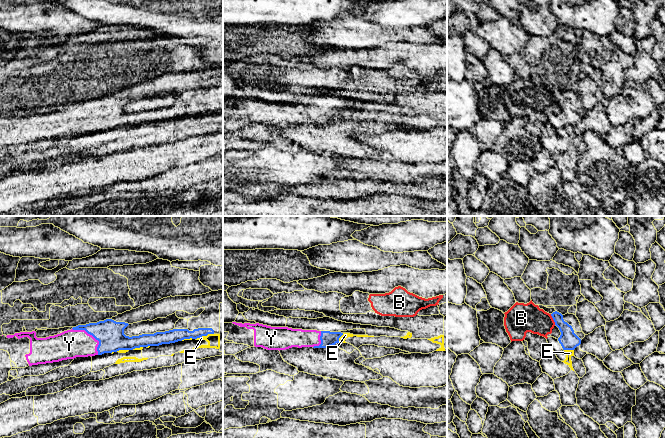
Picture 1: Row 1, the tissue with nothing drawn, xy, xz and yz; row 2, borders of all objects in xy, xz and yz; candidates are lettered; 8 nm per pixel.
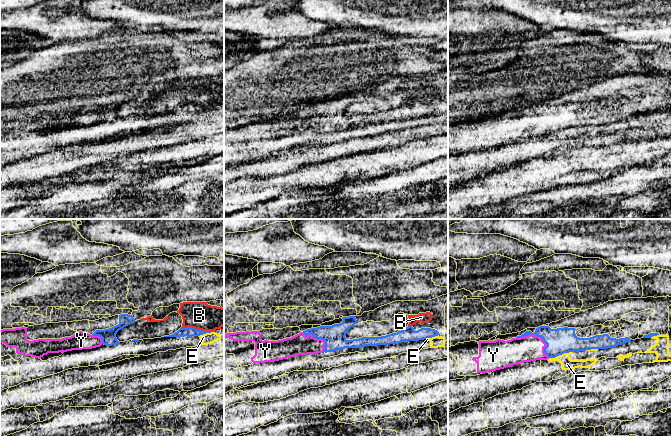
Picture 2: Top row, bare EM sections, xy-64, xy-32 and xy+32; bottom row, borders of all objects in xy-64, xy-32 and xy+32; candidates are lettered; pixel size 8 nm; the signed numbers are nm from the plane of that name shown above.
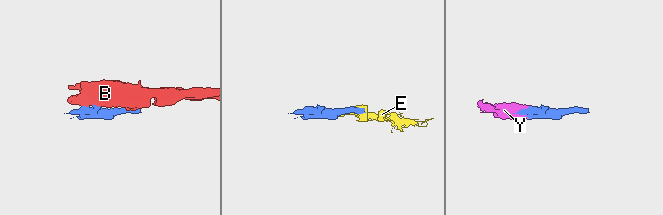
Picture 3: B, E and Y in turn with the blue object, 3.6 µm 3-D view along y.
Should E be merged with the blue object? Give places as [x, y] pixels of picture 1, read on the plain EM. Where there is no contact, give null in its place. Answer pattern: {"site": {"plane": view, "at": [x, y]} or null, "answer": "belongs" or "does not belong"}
{"site": {"plane": "xy", "at": [204, 111]}, "answer": "does not belong"}

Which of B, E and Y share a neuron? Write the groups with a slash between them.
B / E / Y

